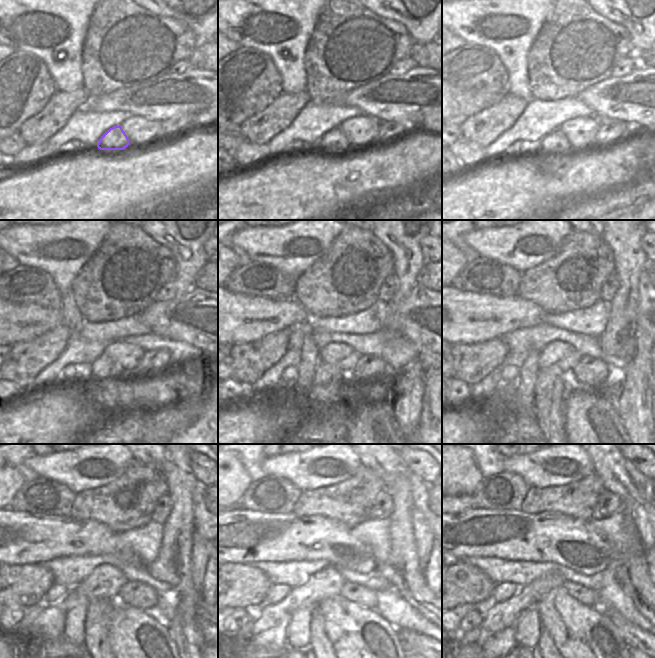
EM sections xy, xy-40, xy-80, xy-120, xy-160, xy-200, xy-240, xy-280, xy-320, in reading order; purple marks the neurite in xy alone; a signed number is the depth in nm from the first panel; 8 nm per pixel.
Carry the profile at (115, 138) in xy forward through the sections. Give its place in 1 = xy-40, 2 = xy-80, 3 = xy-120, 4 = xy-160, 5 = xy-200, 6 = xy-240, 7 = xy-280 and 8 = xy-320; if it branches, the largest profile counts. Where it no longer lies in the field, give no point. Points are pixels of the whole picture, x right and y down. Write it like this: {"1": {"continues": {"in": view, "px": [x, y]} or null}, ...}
{"1": {"continues": {"in": "xy-40", "px": [333, 142]}}, "2": {"continues": {"in": "xy-80", "px": [554, 143]}}, "3": {"continues": {"in": "xy-120", "px": [103, 368]}}, "4": {"continues": {"in": "xy-160", "px": [323, 394]}}, "5": {"continues": {"in": "xy-200", "px": [551, 386]}}, "6": {"continues": {"in": "xy-240", "px": [98, 620]}}, "7": {"continues": {"in": "xy-280", "px": [319, 643]}}, "8": {"continues": {"in": "xy-320", "px": [545, 644]}}}

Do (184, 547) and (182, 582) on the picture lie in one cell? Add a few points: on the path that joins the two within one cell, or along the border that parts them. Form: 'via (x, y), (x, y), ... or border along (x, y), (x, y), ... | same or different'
via (184, 556), (185, 573) | same

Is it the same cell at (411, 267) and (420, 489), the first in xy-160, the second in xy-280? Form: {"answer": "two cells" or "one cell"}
{"answer": "two cells"}

